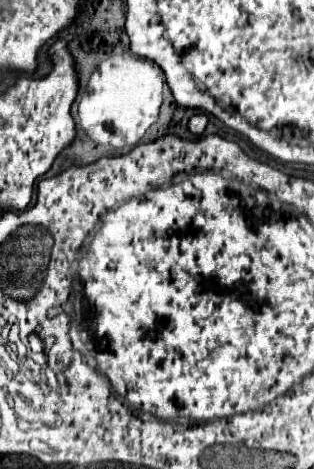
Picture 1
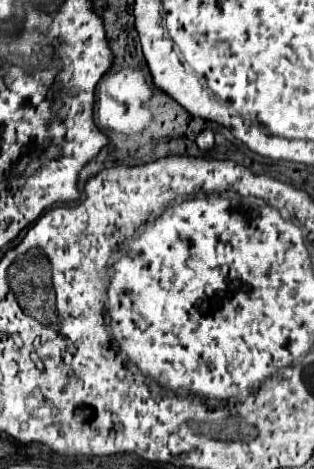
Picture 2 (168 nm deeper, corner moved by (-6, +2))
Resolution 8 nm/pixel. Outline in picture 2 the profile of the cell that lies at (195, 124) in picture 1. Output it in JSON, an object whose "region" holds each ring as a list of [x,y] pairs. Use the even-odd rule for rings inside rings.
{"region":[[[210,127],[202,129],[202,131],[198,133],[198,137],[196,137],[196,143],[198,143],[198,147],[200,147],[202,151],[212,149],[212,145],[214,145],[214,133],[212,133],[212,129],[210,129]]]}

